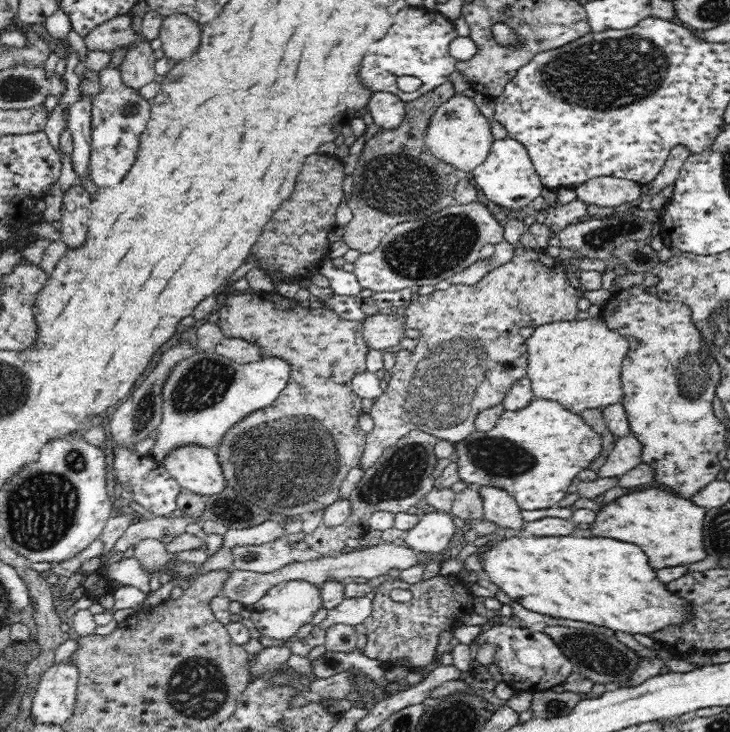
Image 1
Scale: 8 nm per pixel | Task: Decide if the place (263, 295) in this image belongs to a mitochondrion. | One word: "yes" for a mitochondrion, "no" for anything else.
no

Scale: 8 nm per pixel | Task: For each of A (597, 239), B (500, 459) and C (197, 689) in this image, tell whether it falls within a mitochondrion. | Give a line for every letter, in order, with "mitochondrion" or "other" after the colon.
A: mitochondrion
B: mitochondrion
C: mitochondrion

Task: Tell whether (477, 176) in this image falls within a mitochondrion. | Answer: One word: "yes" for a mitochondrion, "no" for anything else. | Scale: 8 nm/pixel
no

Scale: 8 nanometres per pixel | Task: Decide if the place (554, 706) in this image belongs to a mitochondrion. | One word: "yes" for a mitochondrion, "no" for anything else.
yes

